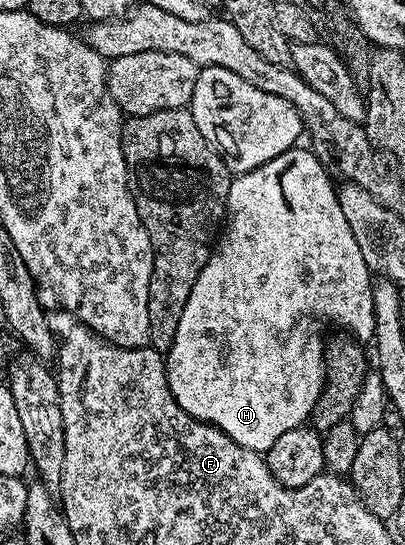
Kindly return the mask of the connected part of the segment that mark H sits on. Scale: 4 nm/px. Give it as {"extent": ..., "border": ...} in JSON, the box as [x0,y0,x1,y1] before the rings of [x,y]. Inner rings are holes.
{"extent":[165,147,375,454],"border":[[[296,147],[277,155],[277,159],[269,159],[269,163],[253,171],[232,176],[225,210],[229,220],[217,244],[212,248],[211,257],[205,263],[201,275],[197,275],[197,283],[193,283],[193,291],[189,291],[189,303],[185,303],[181,323],[177,323],[177,335],[173,339],[171,348],[165,353],[167,382],[176,403],[191,417],[206,421],[208,425],[216,425],[225,435],[229,435],[229,439],[233,439],[241,447],[252,449],[255,453],[266,454],[267,450],[273,447],[273,443],[277,443],[277,439],[285,435],[285,431],[293,431],[310,418],[323,390],[325,344],[323,332],[330,325],[340,325],[343,328],[340,330],[349,331],[350,336],[360,343],[370,342],[375,336],[371,290],[373,274],[368,269],[365,259],[361,259],[361,247],[357,247],[357,239],[353,239],[353,231],[349,231],[349,222],[345,220],[345,214],[341,211],[336,186],[334,184],[331,186],[331,177],[322,164],[326,165],[310,148]]]}

